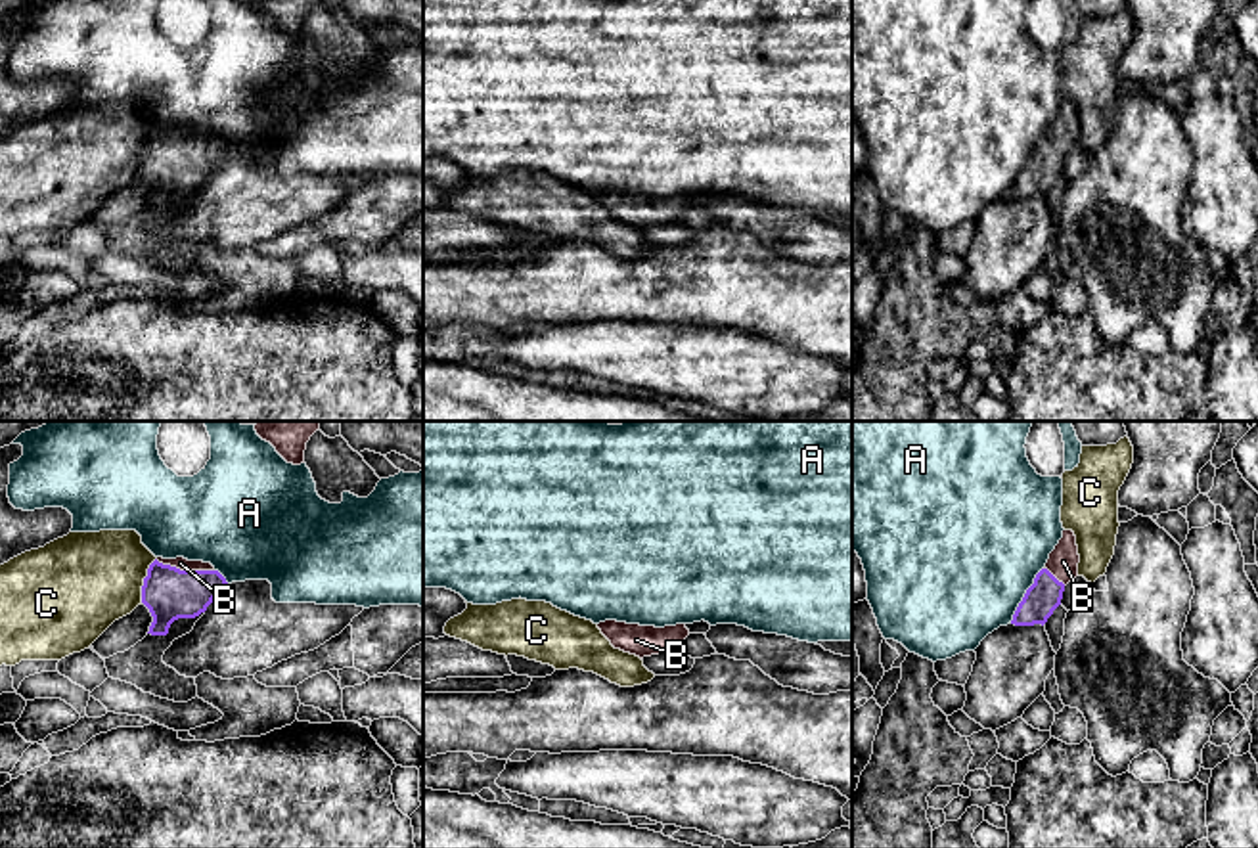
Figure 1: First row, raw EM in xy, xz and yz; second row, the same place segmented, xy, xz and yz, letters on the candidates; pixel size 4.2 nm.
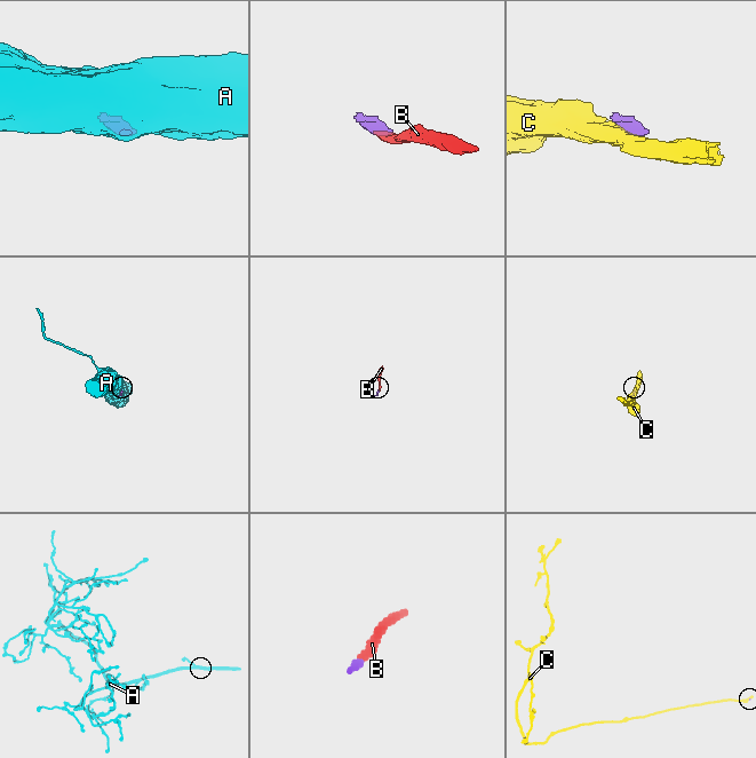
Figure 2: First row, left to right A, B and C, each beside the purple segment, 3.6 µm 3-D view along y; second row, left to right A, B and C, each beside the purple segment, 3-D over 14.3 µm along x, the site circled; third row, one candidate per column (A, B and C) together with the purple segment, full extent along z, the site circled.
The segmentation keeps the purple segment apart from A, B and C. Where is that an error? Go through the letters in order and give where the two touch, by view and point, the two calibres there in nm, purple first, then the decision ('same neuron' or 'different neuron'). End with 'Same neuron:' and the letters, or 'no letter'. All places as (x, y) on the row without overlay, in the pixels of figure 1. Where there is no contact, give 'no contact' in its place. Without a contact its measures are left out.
A: contact yz (1025, 167); calibres 150 and 480 nm; different neuron
B: contact xy (184, 142); calibres 220 and 50 nm; same neuron
C: contact xy (144, 152); calibres 220 and 420 nm; different neuron
Same neuron: B

